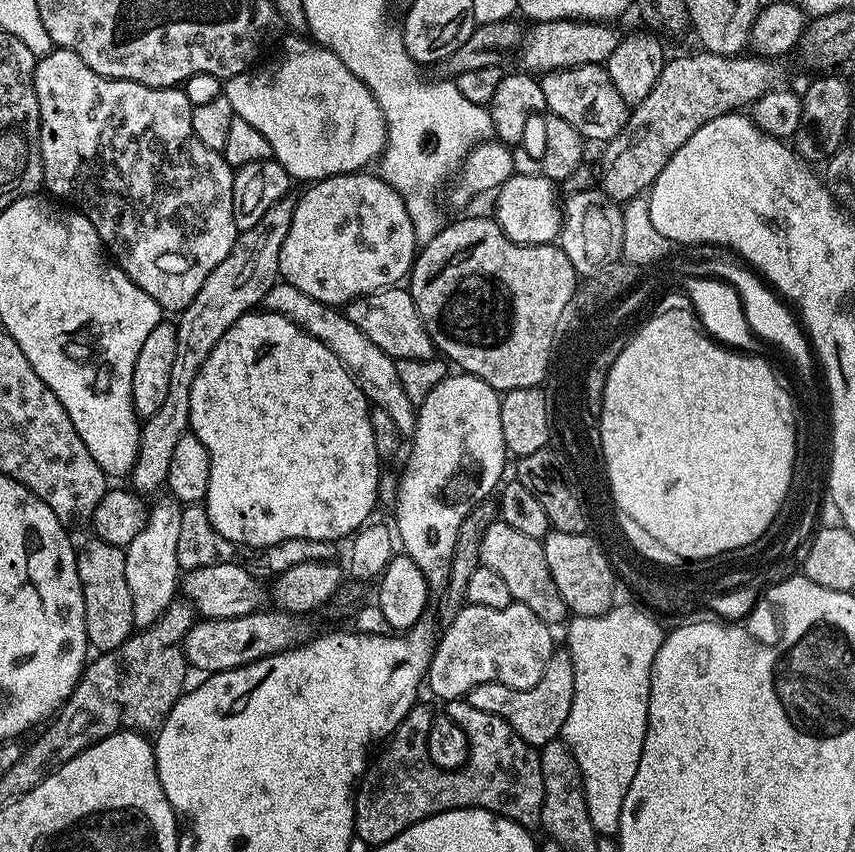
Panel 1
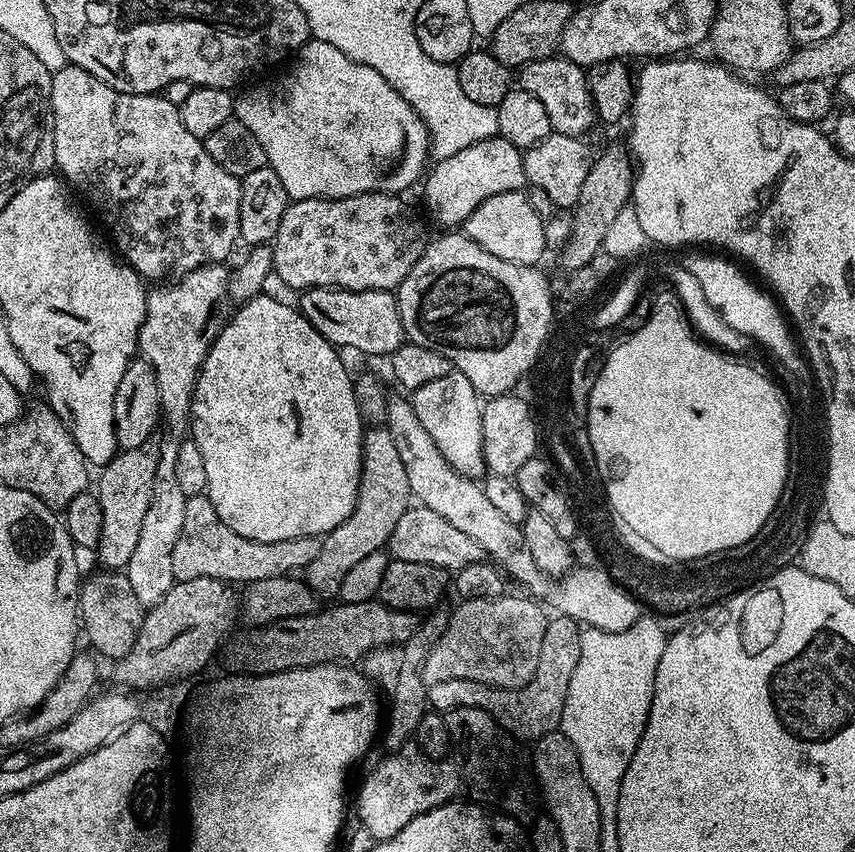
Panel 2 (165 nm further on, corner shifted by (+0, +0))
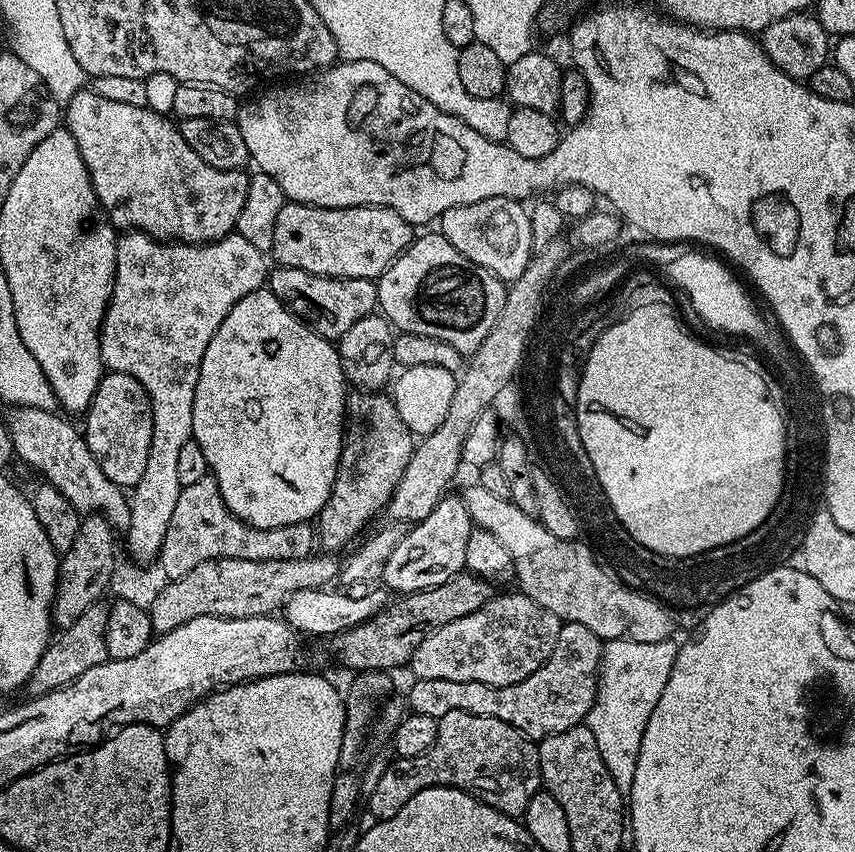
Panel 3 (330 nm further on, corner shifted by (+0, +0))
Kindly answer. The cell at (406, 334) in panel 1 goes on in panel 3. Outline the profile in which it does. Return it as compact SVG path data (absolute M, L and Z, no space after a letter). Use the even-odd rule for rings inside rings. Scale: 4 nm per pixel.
M276 266L269 271L266 277L266 287L269 292L274 294L274 298L278 298L278 302L282 302L287 306L303 324L307 324L318 335L324 336L327 340L333 342L339 341L340 336L346 334L346 330L350 330L350 326L354 326L354 322L358 322L358 318L371 316L378 308L376 303L376 280L367 280L366 278L315 276L306 270Z

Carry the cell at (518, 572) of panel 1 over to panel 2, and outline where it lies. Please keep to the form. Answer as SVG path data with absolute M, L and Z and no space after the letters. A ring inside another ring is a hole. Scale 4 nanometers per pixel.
M410 506L402 514L394 526L394 534L390 534L386 551L392 560L434 564L445 570L455 570L482 559L480 543L474 537L452 526L442 514L434 514L434 510L423 506Z

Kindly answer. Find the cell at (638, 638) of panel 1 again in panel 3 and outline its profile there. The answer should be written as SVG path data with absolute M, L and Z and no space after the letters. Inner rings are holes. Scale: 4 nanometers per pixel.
M669 638L662 642L630 642L610 640L604 644L604 657L600 660L600 674L596 677L596 697L590 706L586 723L594 742L598 742L598 754L614 778L614 786L625 798L634 786L634 769L638 766L638 750L642 750L642 734L646 734L646 722L670 682L670 670L674 670L678 644Z

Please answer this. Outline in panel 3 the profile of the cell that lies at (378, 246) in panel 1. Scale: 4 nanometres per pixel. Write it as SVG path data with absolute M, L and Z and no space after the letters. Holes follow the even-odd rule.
M286 202L274 225L271 259L281 268L306 270L315 276L376 280L412 244L414 225L402 214L378 206L316 208Z

